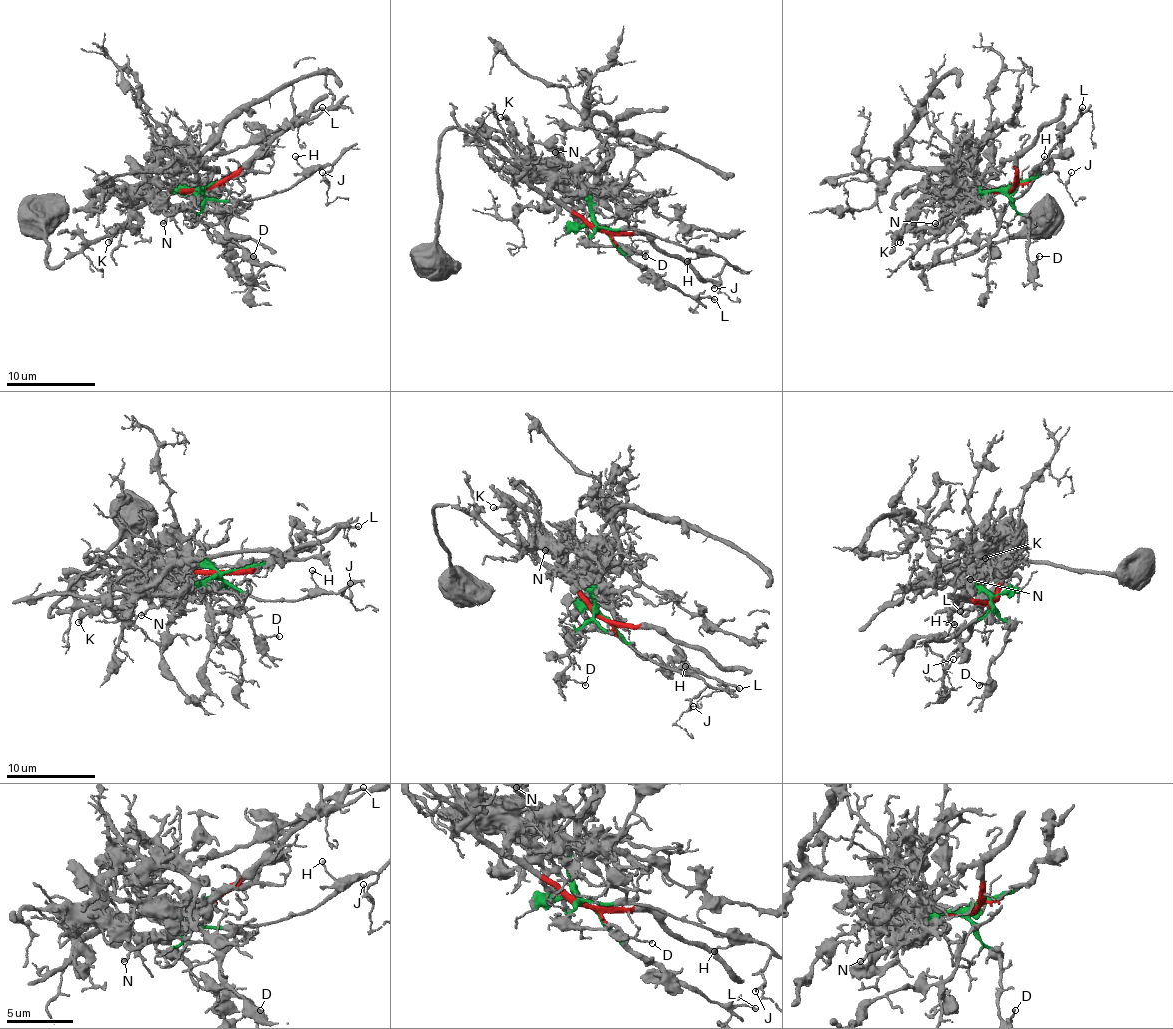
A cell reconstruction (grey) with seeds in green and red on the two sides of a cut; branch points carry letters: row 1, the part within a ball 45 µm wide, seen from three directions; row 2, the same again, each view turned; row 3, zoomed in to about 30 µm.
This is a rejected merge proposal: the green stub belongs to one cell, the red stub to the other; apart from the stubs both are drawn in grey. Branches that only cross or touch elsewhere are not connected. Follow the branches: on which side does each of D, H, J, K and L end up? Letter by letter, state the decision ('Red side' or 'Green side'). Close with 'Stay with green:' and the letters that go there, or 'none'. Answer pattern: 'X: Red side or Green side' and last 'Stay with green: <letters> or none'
D: Green side
H: Green side
J: Green side
K: Red side
L: Green side
Stay with green: D, H, J, L

